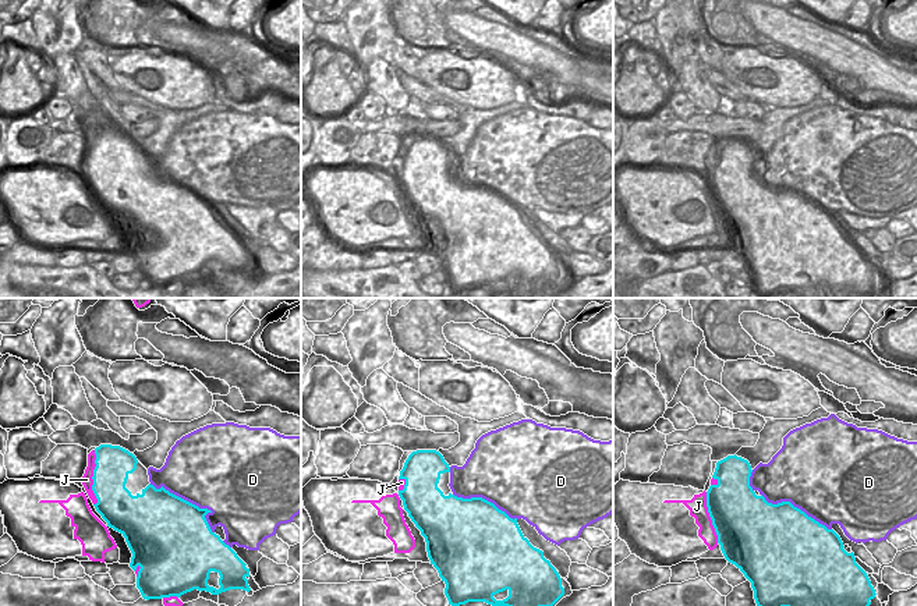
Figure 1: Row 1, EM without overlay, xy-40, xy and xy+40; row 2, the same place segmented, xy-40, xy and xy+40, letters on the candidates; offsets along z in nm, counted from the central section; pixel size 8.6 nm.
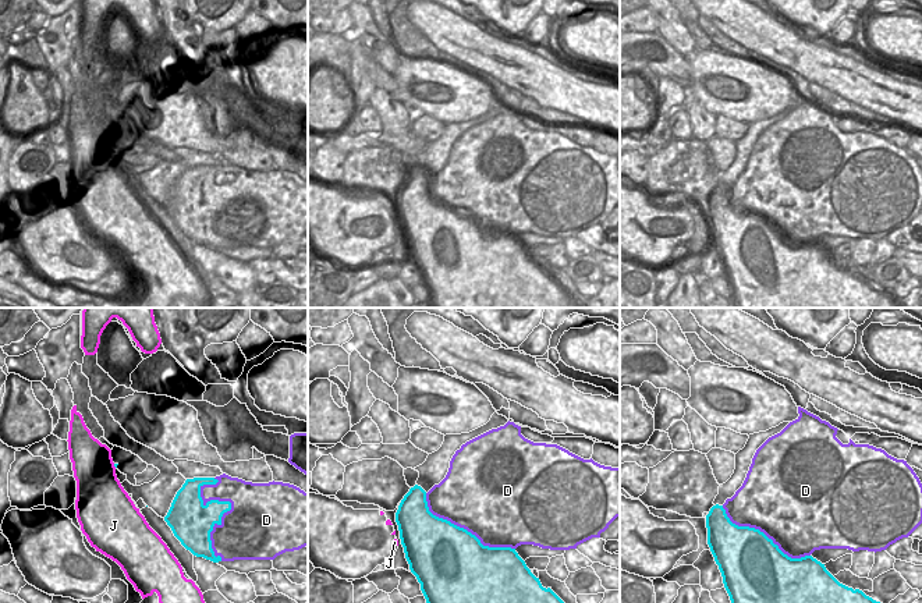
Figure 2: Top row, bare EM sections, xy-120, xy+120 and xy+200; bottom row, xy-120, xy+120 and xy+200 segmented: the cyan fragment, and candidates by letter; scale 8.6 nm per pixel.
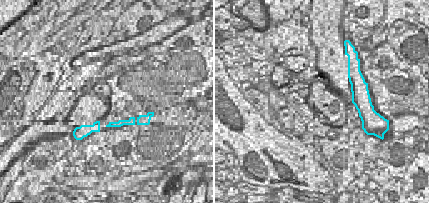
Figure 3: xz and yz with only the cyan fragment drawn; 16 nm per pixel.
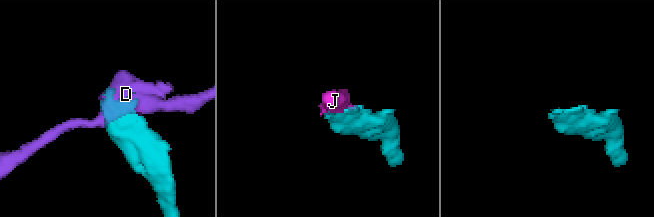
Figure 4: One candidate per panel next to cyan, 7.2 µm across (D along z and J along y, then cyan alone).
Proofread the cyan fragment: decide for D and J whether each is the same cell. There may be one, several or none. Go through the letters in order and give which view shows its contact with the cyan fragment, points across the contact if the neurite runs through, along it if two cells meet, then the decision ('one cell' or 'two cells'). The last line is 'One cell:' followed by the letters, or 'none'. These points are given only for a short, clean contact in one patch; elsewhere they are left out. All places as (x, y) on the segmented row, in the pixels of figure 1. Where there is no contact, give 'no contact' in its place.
D: meets cyan in xy-40; two cells
J: meets cyan in xy-40; one cell
One cell: J

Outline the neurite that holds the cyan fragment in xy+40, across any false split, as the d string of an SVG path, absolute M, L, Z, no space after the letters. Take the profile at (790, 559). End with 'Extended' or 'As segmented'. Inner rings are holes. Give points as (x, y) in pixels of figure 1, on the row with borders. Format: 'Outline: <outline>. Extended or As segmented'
Outline: M734 456L716 463L709 489L694 495L691 500L665 500L663 503L683 503L700 527L698 536L709 550L718 545L725 559L734 564L751 582L757 606L870 606L875 589L867 573L856 563L854 553L847 553L840 536L790 502L768 503L757 496L750 486L751 465Z. Extended.

